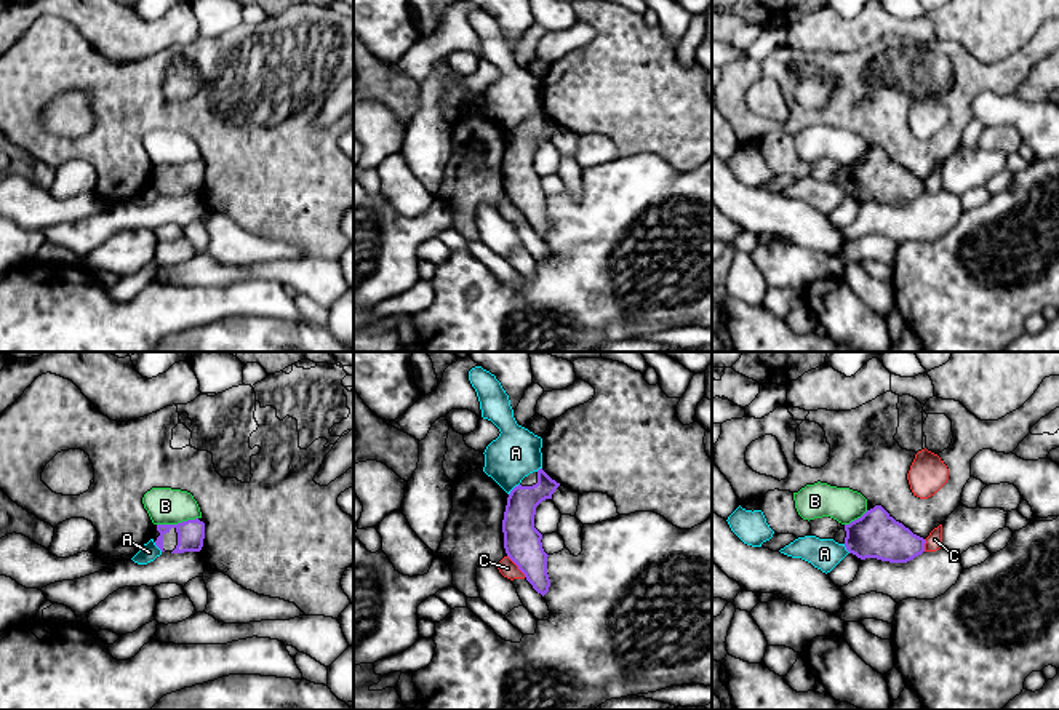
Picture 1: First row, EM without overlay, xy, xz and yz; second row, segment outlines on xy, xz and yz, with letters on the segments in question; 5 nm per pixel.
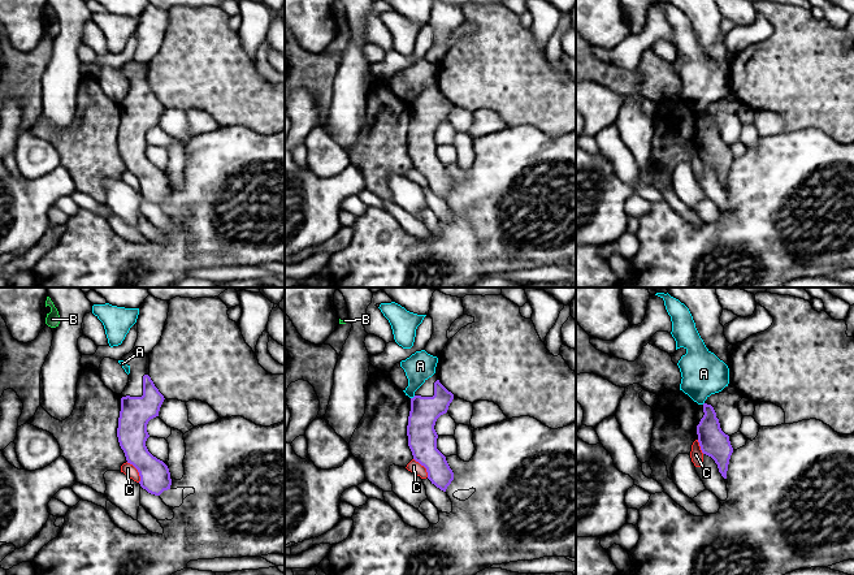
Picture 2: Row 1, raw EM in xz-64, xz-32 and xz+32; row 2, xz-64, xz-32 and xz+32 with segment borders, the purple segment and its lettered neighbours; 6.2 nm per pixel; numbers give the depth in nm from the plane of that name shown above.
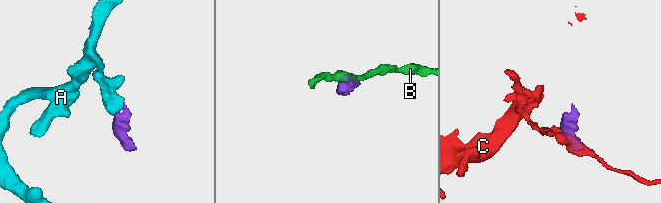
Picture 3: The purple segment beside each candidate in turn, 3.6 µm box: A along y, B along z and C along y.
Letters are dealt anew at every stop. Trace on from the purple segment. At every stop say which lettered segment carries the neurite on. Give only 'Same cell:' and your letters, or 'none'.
Same cell: none

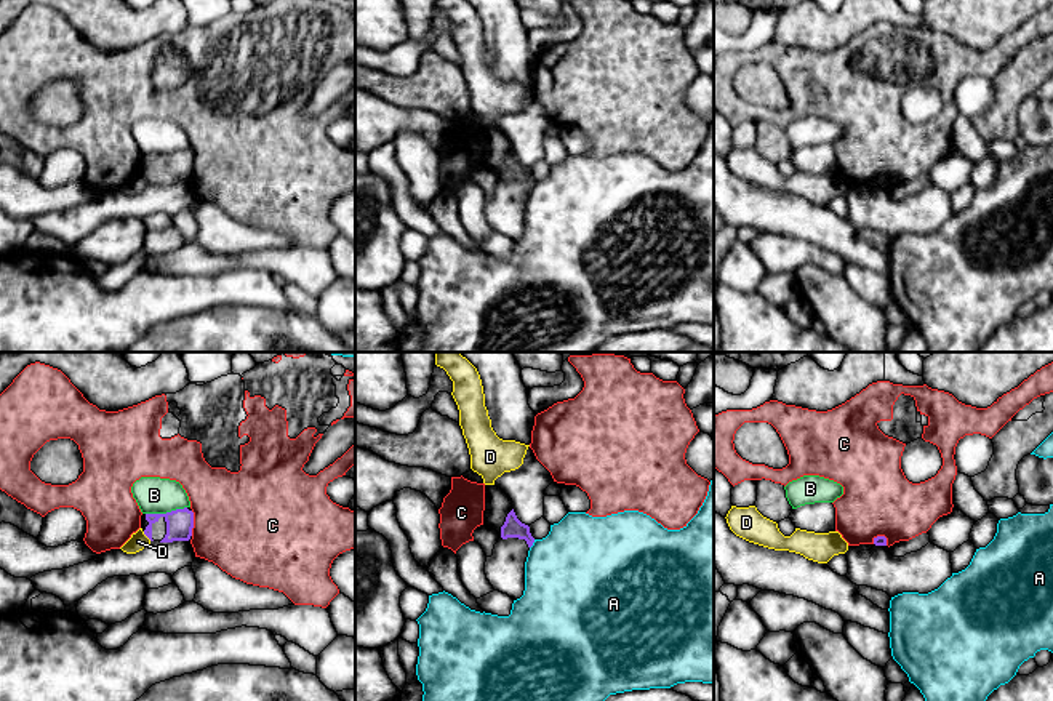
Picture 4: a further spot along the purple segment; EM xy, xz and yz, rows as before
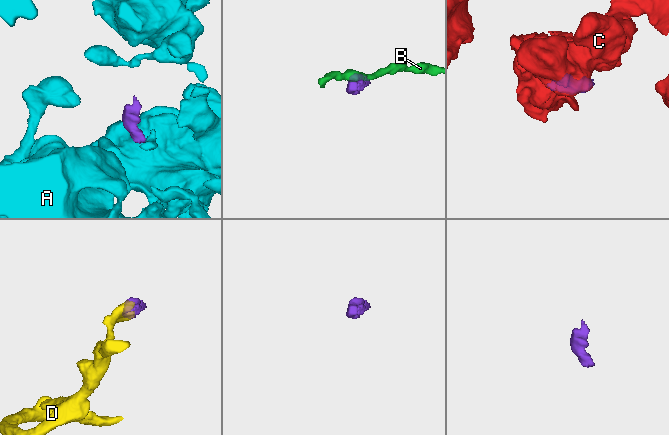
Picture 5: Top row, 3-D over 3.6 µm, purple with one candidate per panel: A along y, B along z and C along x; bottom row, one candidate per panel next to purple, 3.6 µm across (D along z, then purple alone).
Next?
Same cell: none

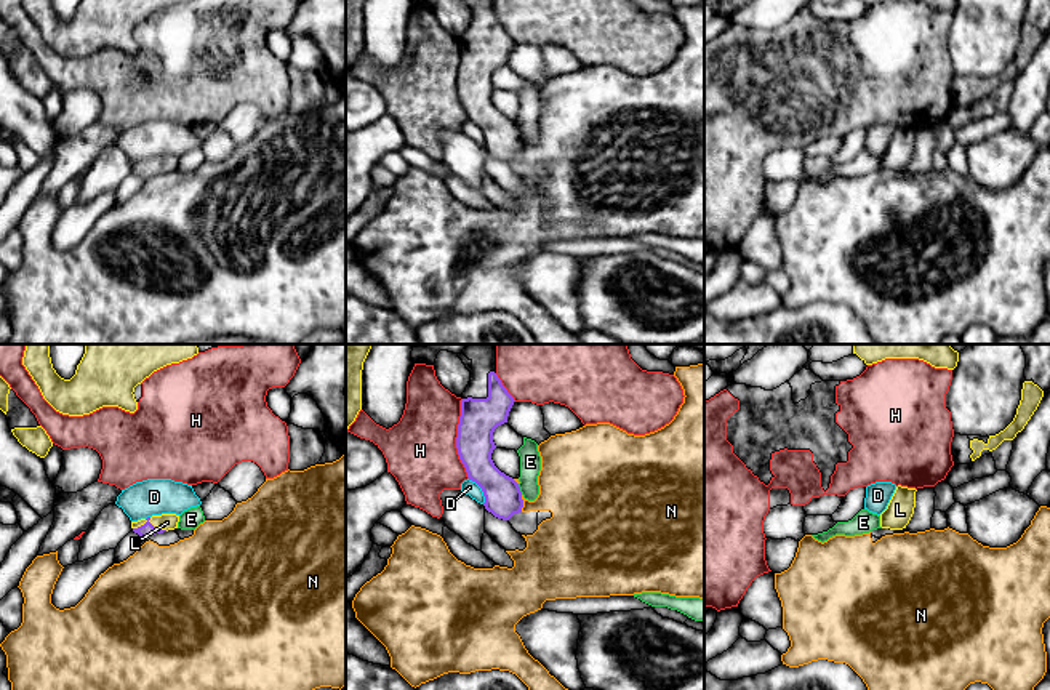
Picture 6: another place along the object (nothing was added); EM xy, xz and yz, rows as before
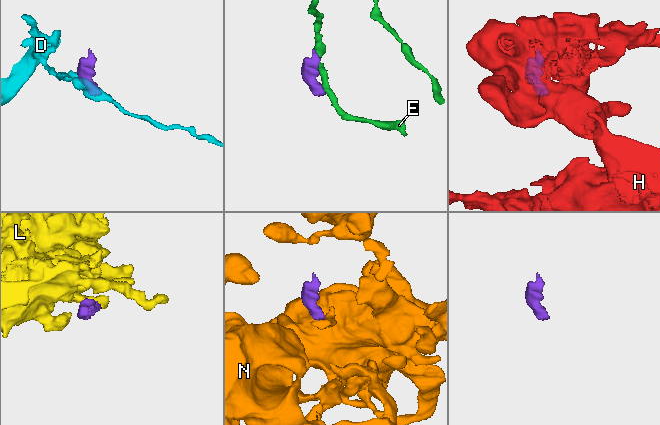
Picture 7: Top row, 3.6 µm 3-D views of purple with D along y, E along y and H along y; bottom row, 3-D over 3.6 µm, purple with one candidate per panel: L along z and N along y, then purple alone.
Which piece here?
Same cell: L

